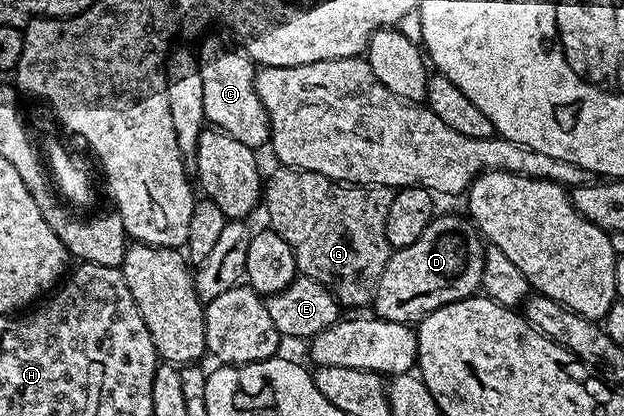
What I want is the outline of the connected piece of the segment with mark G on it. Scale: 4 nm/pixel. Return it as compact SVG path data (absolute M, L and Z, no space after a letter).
M280 166L279 171L275 171L265 183L265 190L261 196L262 202L267 203L267 219L270 230L276 231L285 241L285 245L289 245L289 249L295 251L295 266L299 275L308 275L311 279L315 279L318 283L323 283L326 287L331 288L335 292L336 299L344 308L347 307L363 307L372 302L375 297L375 286L381 277L381 273L385 269L385 265L389 261L393 248L389 245L389 237L385 237L385 217L389 217L389 205L393 194L392 188L376 187L374 185L348 185L342 181L336 181L325 177L321 173L313 173L312 171L298 171L295 167Z

